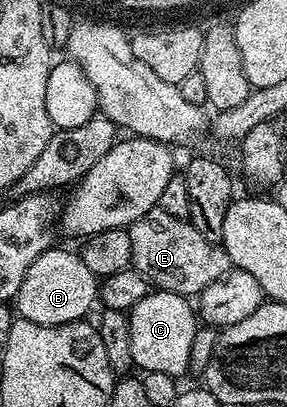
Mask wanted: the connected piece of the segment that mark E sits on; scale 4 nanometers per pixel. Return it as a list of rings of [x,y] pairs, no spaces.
[[[159,207],[149,210],[149,214],[131,224],[129,242],[133,244],[131,267],[146,278],[148,285],[188,298],[198,297],[209,282],[215,282],[233,267],[222,243],[210,244],[191,225],[190,219],[178,220]]]

